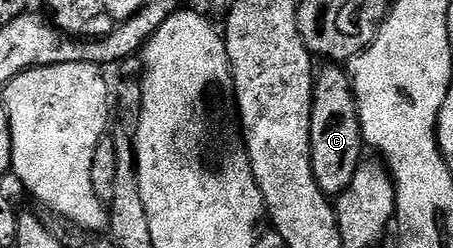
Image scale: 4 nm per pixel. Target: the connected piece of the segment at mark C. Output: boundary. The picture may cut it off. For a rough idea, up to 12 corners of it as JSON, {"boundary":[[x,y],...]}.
{"boundary":[[327,64],[311,97],[313,176],[349,188],[365,143],[351,75]]}

